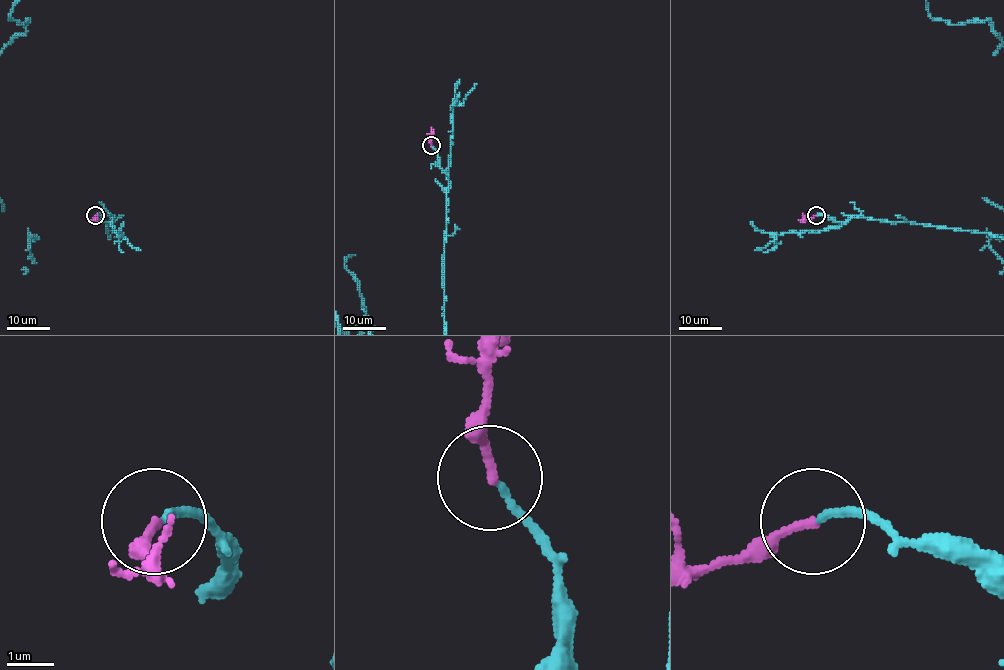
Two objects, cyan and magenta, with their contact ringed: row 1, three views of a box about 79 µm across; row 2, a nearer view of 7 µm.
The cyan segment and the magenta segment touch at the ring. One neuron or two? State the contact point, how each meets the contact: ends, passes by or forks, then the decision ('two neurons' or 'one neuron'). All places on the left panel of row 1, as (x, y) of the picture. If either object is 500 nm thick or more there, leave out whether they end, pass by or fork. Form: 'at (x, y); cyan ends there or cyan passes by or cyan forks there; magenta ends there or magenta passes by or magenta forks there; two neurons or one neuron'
at (95, 215); cyan ends there; magenta ends there; one neuron

